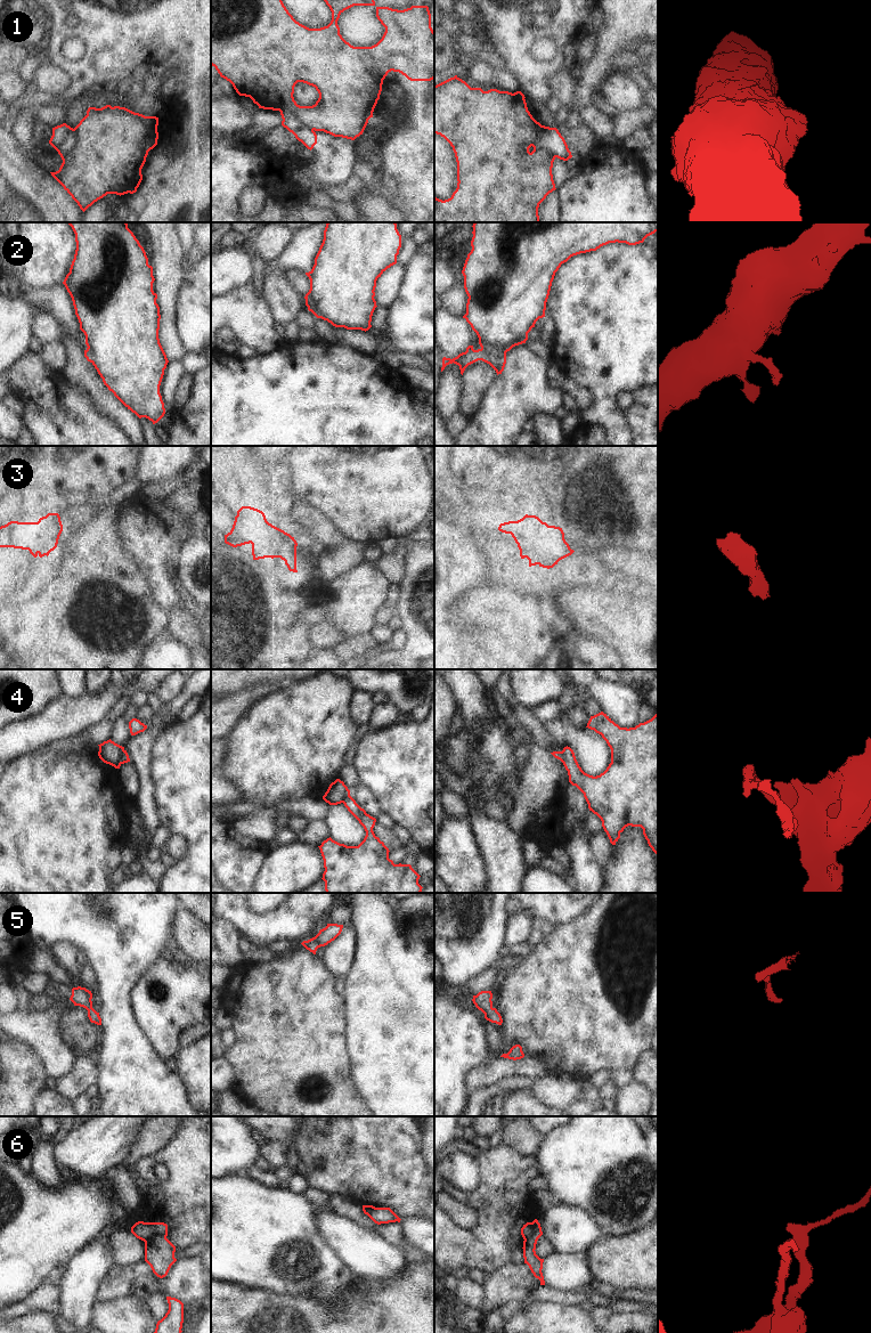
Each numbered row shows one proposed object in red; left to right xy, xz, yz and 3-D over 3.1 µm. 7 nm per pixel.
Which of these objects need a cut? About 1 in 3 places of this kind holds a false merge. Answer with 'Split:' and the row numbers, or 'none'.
Split: 1, 2, 4, 6.

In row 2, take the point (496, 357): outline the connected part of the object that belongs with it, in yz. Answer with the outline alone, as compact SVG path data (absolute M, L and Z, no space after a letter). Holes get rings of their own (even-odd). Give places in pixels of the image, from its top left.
M469 346L466 348L466 351L470 351L469 355L470 359L474 359L475 357L479 357L480 360L489 364L498 374L502 374L504 371L505 364L506 364L506 351L494 348L491 346L485 346L481 349L474 350L473 346Z

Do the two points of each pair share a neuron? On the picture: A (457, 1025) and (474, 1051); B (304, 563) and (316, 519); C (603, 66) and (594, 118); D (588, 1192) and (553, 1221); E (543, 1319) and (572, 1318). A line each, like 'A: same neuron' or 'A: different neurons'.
A: same neuron
B: different neurons
C: same neuron
D: different neurons
E: same neuron

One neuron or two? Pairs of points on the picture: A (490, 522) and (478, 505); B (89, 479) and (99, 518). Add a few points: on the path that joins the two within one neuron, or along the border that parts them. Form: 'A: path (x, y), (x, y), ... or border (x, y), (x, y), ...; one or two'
A: path (486, 518), (478, 510); one
B: border (104, 501), (87, 504); two

